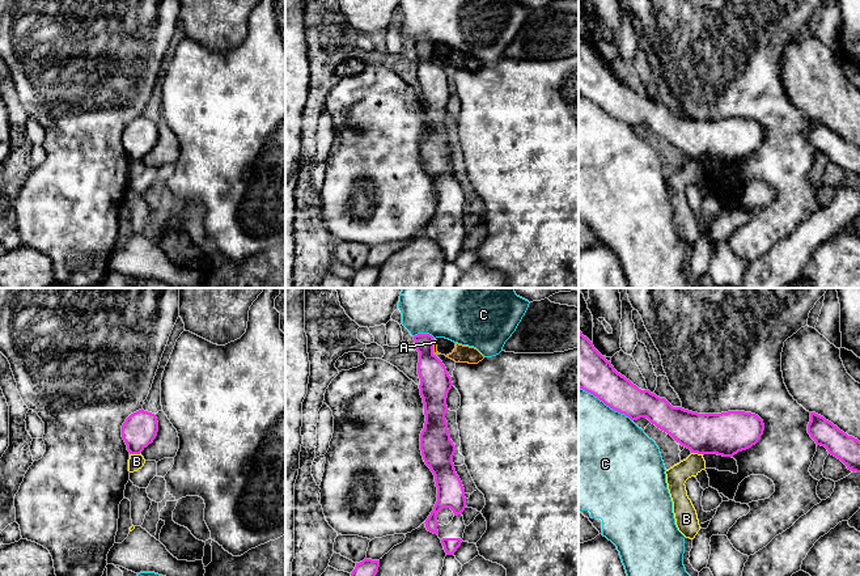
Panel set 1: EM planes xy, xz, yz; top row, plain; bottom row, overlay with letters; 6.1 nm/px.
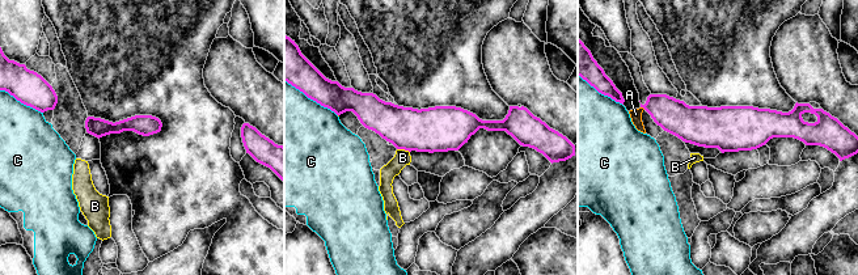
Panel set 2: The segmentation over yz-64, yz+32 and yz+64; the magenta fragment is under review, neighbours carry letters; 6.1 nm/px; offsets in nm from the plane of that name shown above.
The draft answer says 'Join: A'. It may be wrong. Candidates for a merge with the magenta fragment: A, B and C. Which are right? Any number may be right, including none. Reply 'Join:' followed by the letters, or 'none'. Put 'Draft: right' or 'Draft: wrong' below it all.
Join: none
Draft: wrong

